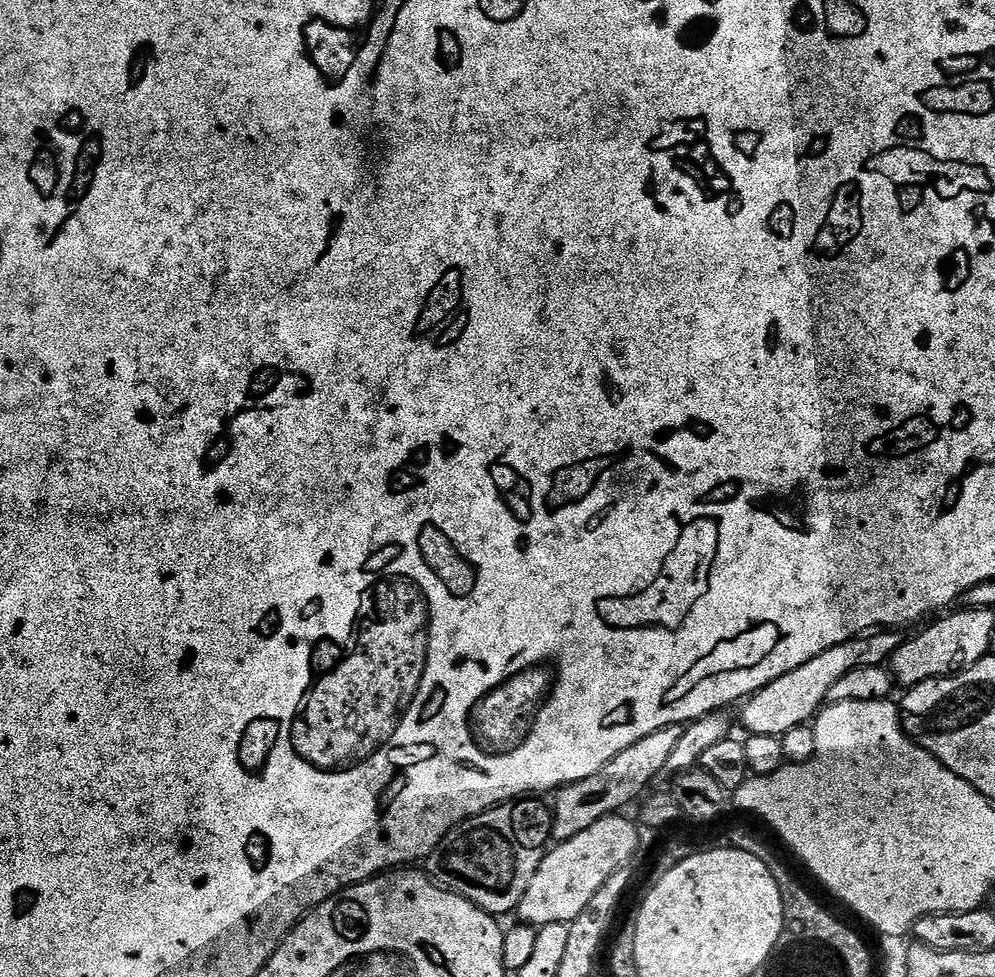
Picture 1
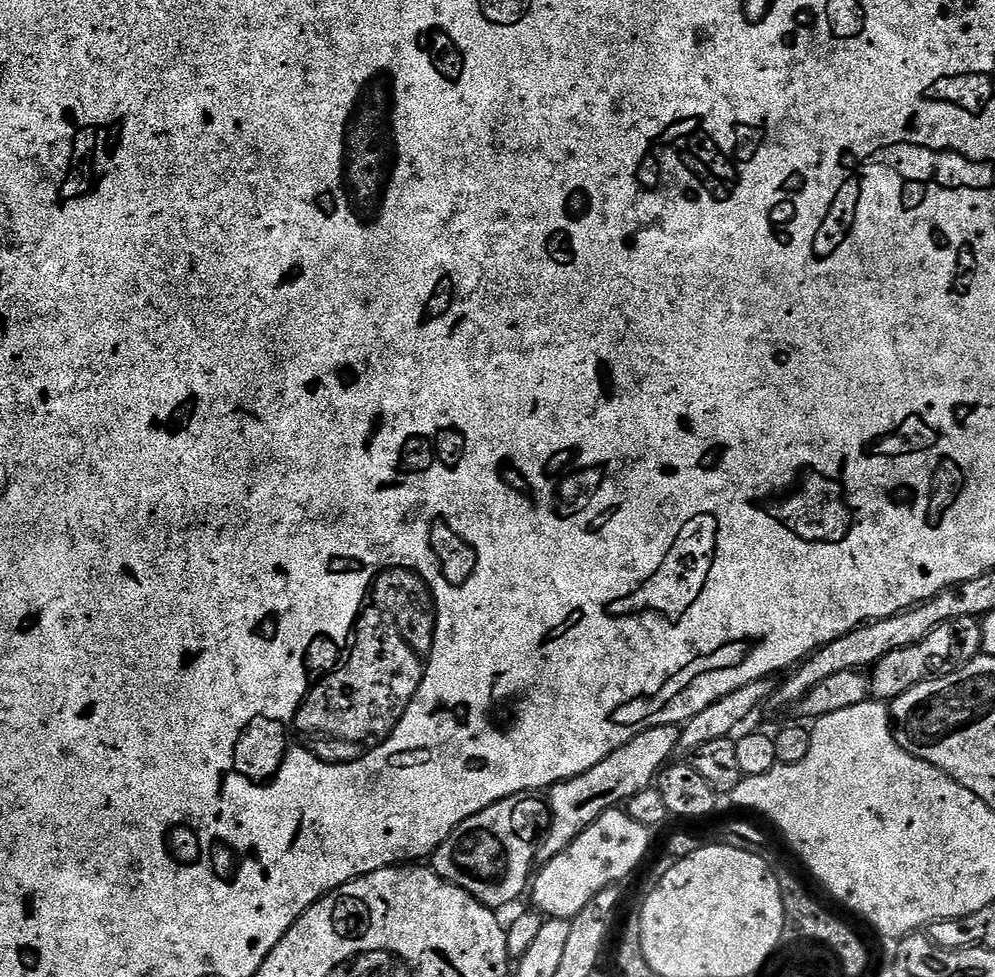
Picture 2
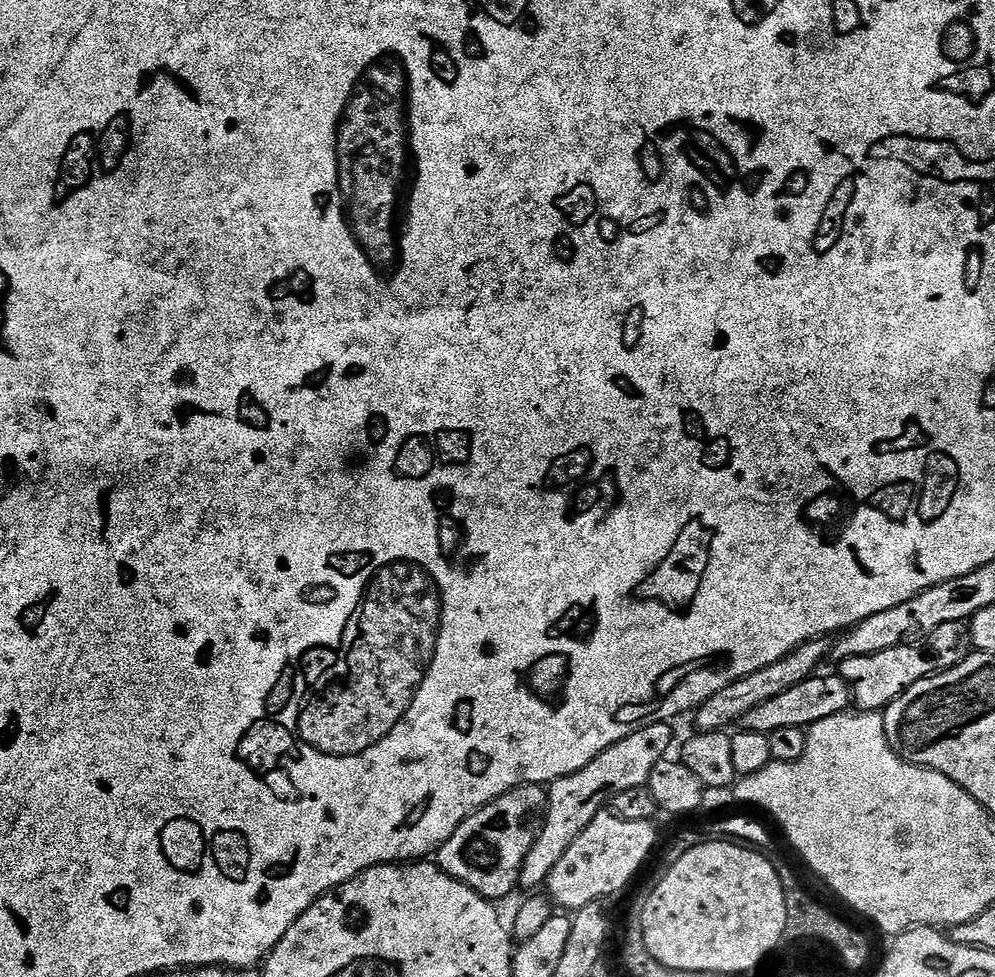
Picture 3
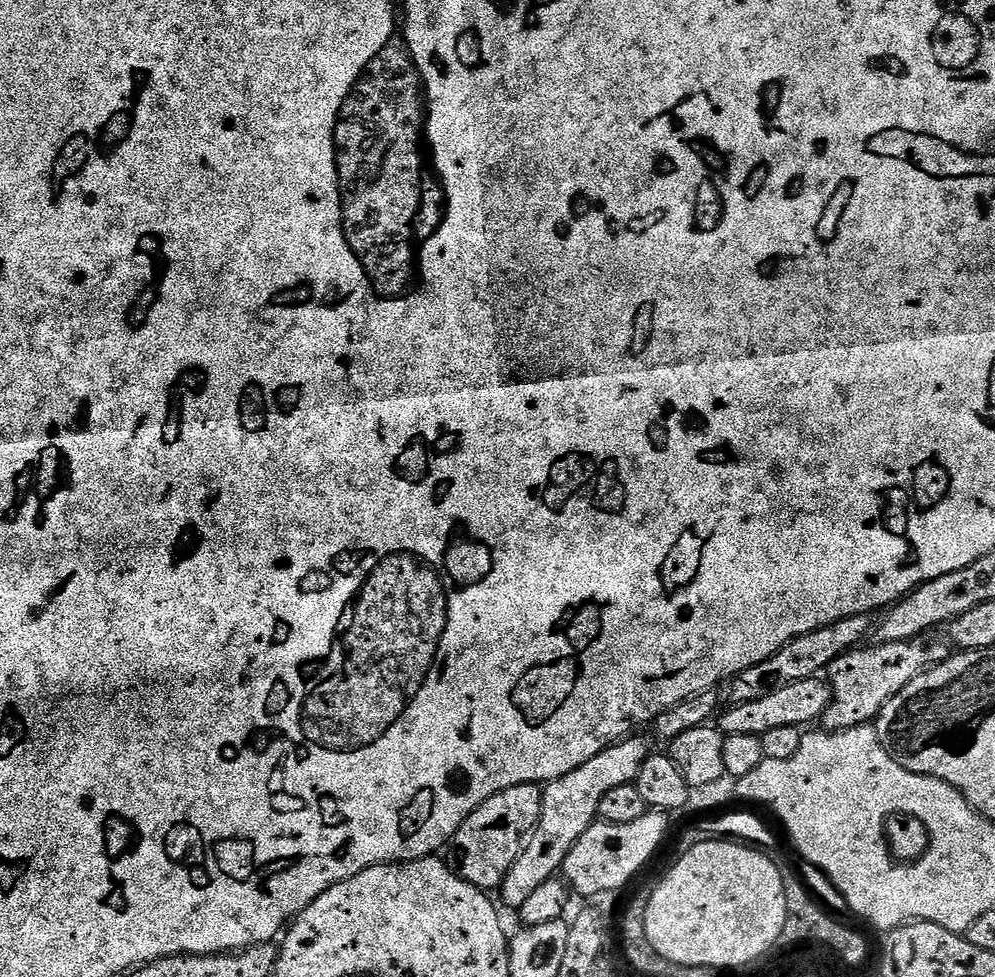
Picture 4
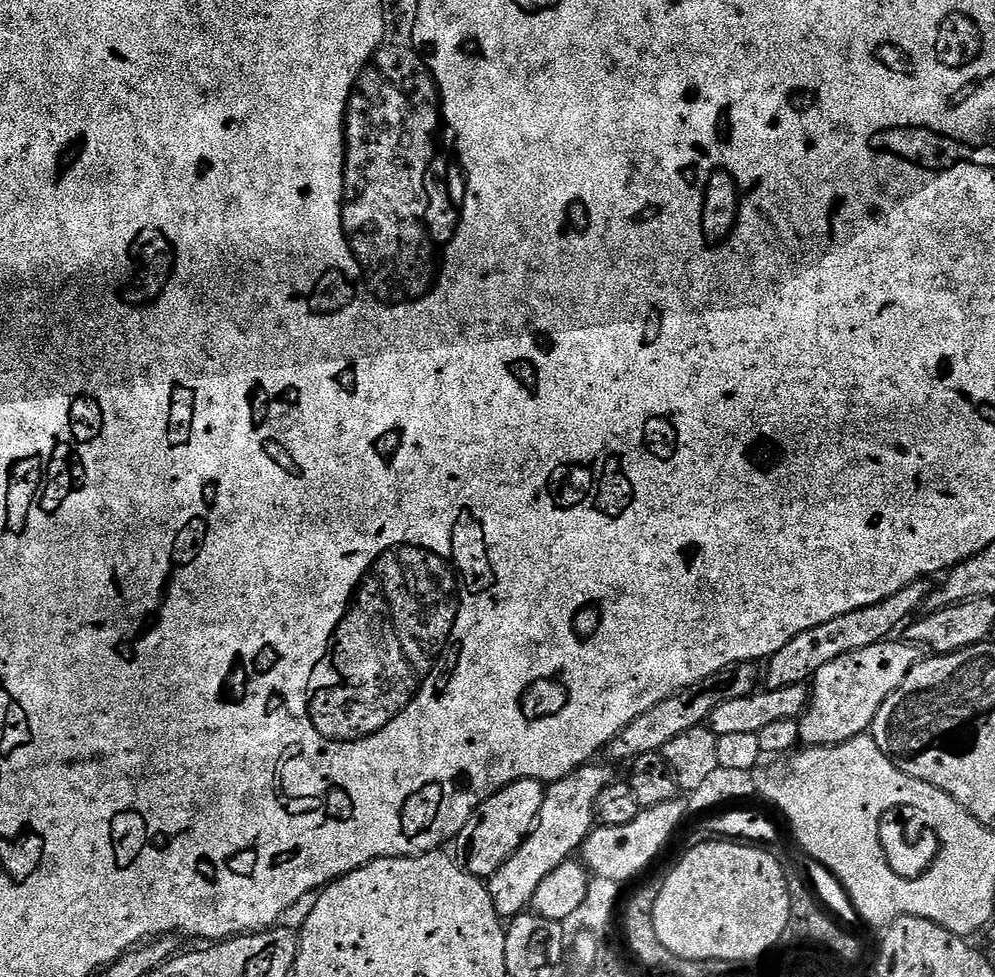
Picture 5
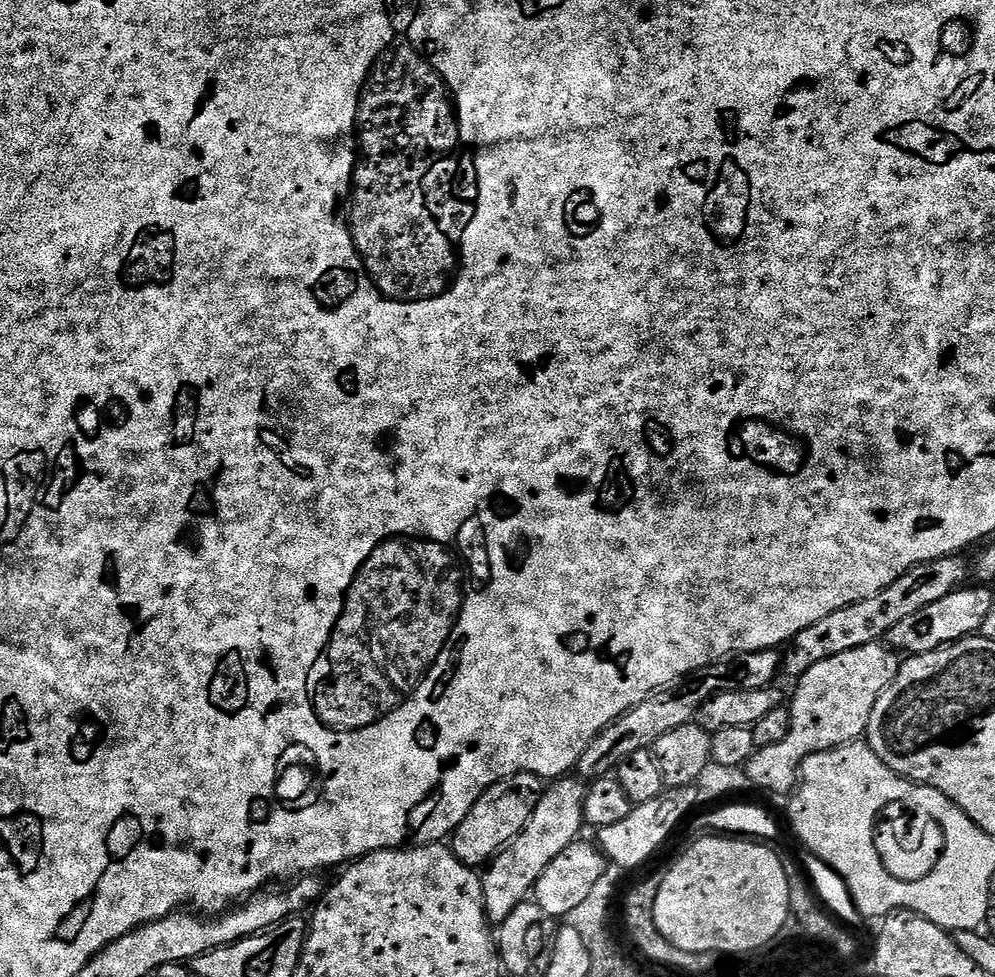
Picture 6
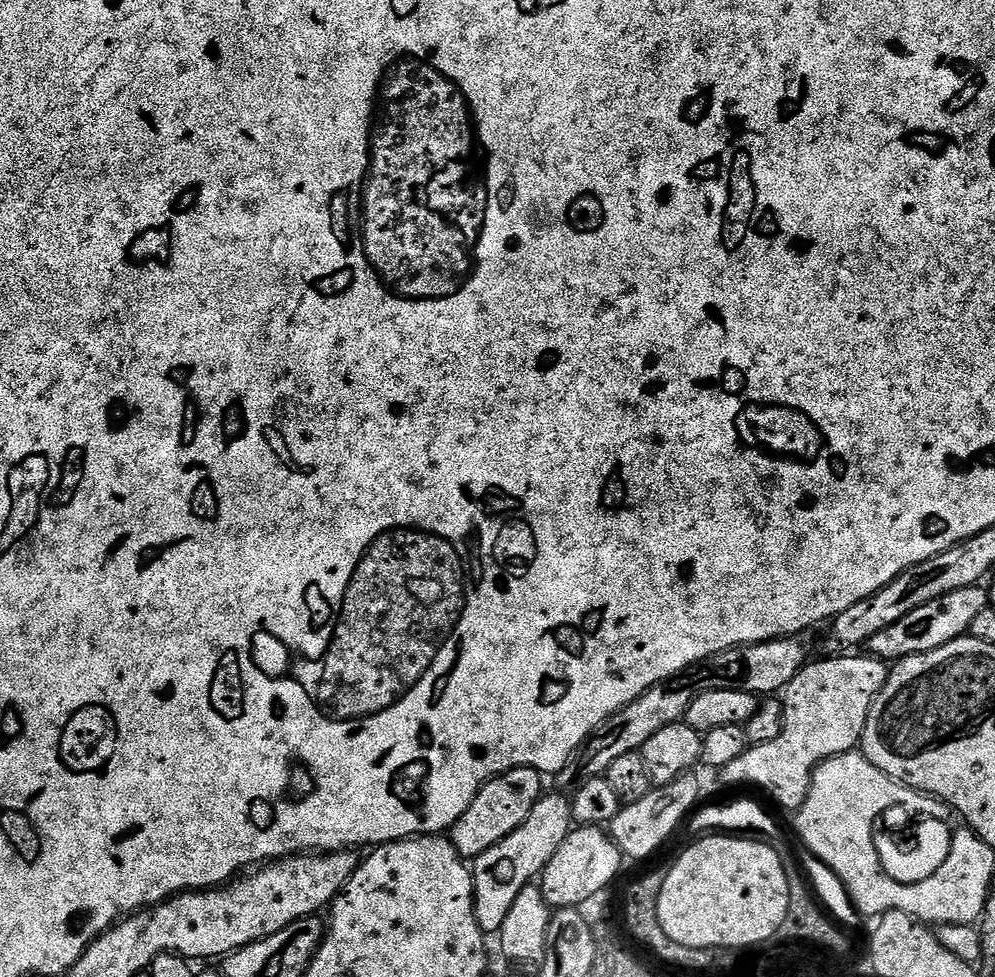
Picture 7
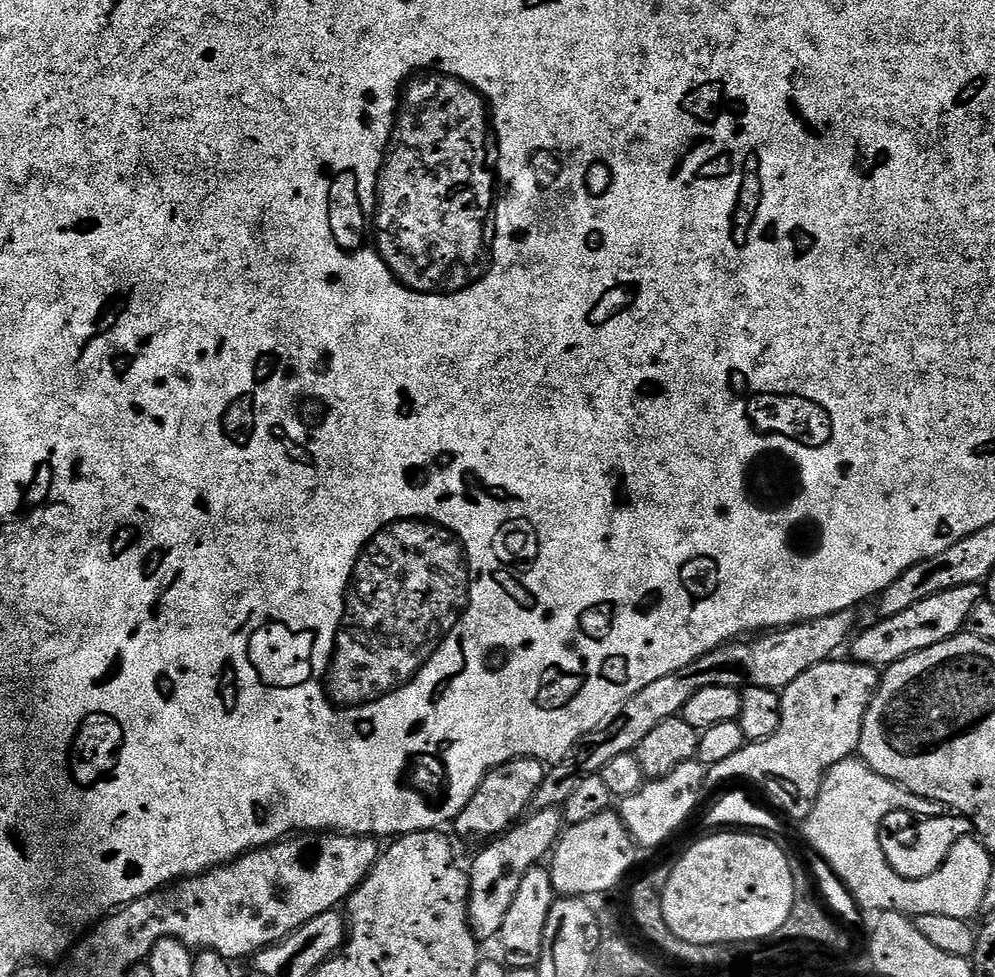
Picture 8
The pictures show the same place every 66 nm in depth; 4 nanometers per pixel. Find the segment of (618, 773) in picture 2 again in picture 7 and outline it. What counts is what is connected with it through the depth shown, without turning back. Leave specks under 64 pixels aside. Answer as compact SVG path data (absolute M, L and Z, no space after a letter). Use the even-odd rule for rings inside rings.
M549 791L541 795L540 800L530 810L530 818L514 830L498 846L490 846L481 856L474 860L474 879L476 882L476 920L481 932L485 934L499 933L502 922L506 922L506 914L510 914L510 906L518 899L518 894L533 883L543 872L550 858L554 858L558 846L566 842L574 825L572 822L572 801L567 795Z

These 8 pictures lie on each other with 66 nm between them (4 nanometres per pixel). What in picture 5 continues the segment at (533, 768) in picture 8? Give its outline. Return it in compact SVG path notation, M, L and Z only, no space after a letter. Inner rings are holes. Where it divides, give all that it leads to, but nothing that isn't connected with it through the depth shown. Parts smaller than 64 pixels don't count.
M519 780L510 782L510 786L498 790L498 794L486 798L486 802L474 810L470 822L462 826L454 841L454 856L460 867L465 868L471 876L491 878L502 862L516 853L518 846L522 846L522 842L536 827L536 819L544 801L544 789L545 785L541 781Z

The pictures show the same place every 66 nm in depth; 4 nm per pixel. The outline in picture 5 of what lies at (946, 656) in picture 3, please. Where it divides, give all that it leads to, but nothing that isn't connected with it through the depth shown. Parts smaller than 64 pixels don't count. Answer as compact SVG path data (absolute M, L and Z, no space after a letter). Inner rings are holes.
M889 638L866 650L854 650L826 662L810 681L810 695L804 715L799 717L800 741L804 746L825 748L827 744L841 744L871 729L882 702L902 686L902 678L922 658L921 649L903 639Z

